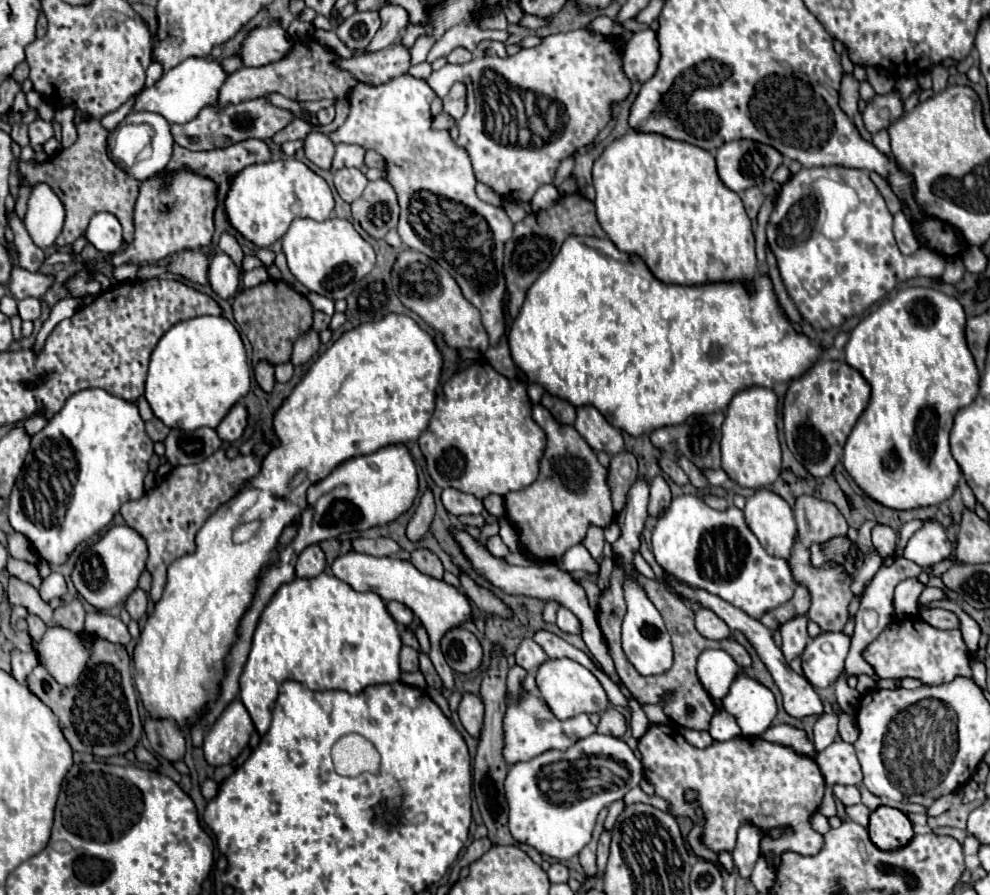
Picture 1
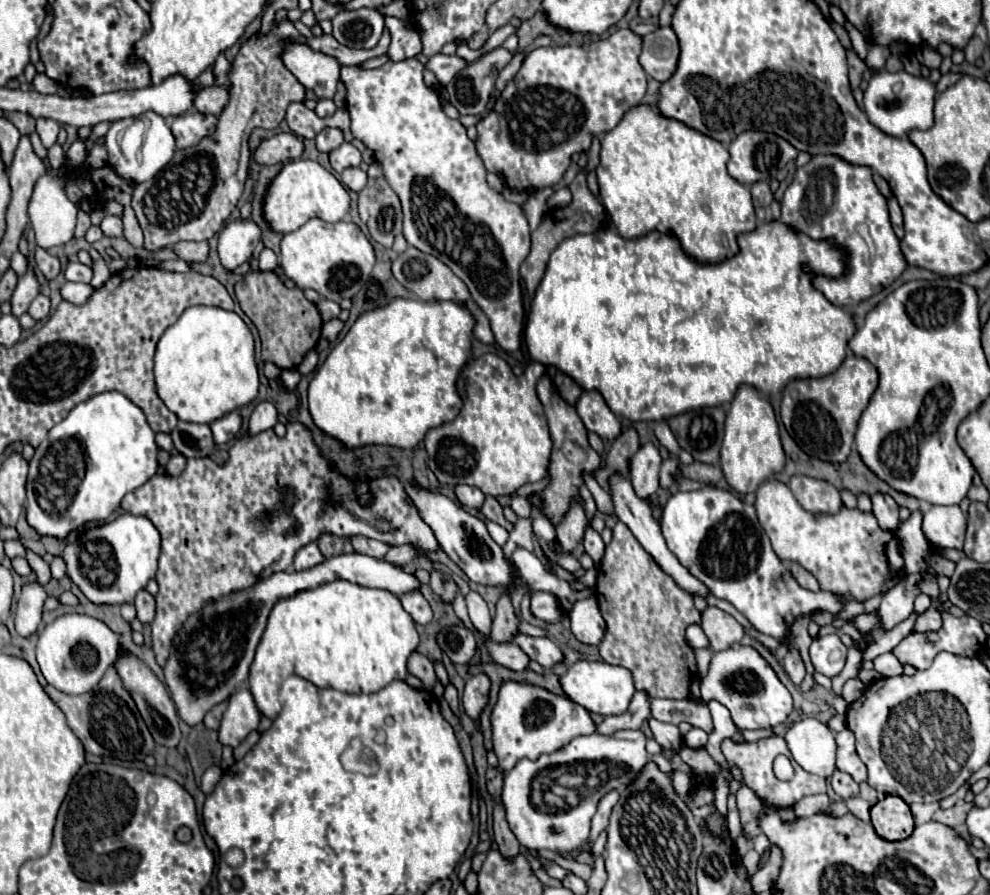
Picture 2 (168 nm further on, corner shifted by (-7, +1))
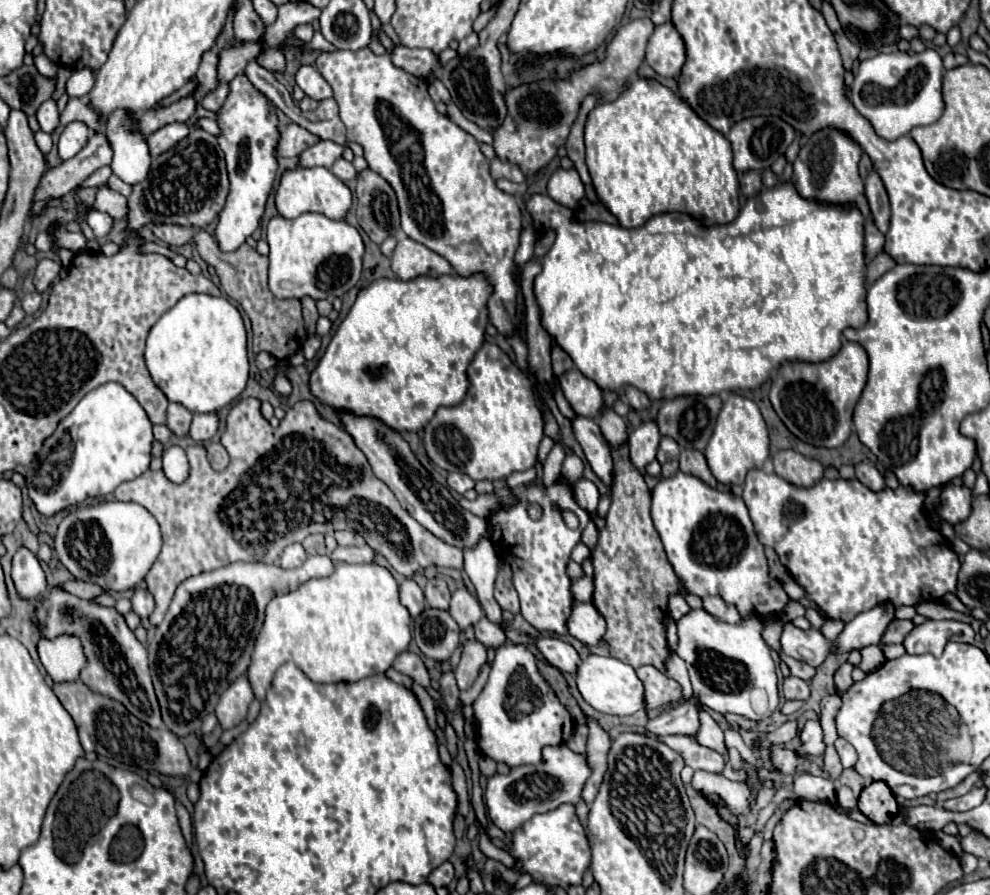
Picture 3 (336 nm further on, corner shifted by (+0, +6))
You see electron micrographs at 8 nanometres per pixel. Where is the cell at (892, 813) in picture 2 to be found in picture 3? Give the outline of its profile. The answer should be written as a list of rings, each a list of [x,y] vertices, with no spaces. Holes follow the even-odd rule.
[[[872,782],[862,788],[858,798],[858,810],[874,824],[888,824],[898,816],[898,804],[890,788],[882,782]]]

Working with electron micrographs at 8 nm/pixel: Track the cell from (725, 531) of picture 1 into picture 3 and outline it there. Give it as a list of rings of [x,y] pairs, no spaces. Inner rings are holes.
[[[678,470],[674,476],[660,478],[654,486],[650,512],[668,562],[686,594],[720,596],[724,602],[734,604],[742,618],[754,612],[766,620],[780,616],[788,596],[768,574],[764,546],[756,538],[742,498],[714,490],[696,476]]]

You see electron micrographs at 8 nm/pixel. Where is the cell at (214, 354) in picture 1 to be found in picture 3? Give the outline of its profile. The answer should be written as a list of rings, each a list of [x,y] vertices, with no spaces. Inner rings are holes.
[[[186,294],[150,328],[146,364],[170,402],[178,402],[194,414],[228,406],[248,382],[246,330],[240,312],[222,296]]]

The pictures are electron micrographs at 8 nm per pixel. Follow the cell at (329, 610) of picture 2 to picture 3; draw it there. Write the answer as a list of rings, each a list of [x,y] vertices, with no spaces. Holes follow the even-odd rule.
[[[338,562],[334,572],[326,578],[312,578],[304,582],[298,590],[284,596],[274,596],[266,606],[266,618],[262,632],[258,634],[252,664],[248,668],[248,680],[254,688],[258,700],[266,698],[266,692],[272,684],[274,672],[284,662],[294,662],[300,670],[314,682],[356,682],[366,676],[386,672],[394,658],[404,652],[410,644],[410,612],[400,602],[398,582],[394,576],[378,564],[346,564]]]

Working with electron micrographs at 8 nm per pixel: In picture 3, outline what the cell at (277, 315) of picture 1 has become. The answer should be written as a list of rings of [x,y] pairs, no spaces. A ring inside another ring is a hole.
[[[196,230],[194,232],[194,244],[198,254],[202,256],[204,262],[212,264],[220,276],[224,292],[236,300],[244,312],[248,314],[252,322],[252,332],[254,332],[254,352],[268,352],[278,360],[290,358],[304,342],[306,342],[306,330],[304,330],[304,320],[302,320],[302,308],[300,300],[278,300],[272,296],[268,290],[268,280],[266,280],[266,256],[260,256],[254,248],[250,248],[246,242],[236,250],[236,252],[222,252],[218,248],[218,242],[214,240],[212,234],[206,230]]]

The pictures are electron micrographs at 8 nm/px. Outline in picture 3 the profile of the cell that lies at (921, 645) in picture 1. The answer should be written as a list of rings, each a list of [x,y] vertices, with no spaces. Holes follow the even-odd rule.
[[[926,620],[904,638],[904,648],[908,654],[930,652],[934,656],[940,656],[948,640],[974,644],[974,630],[970,624],[962,624],[956,620]]]

